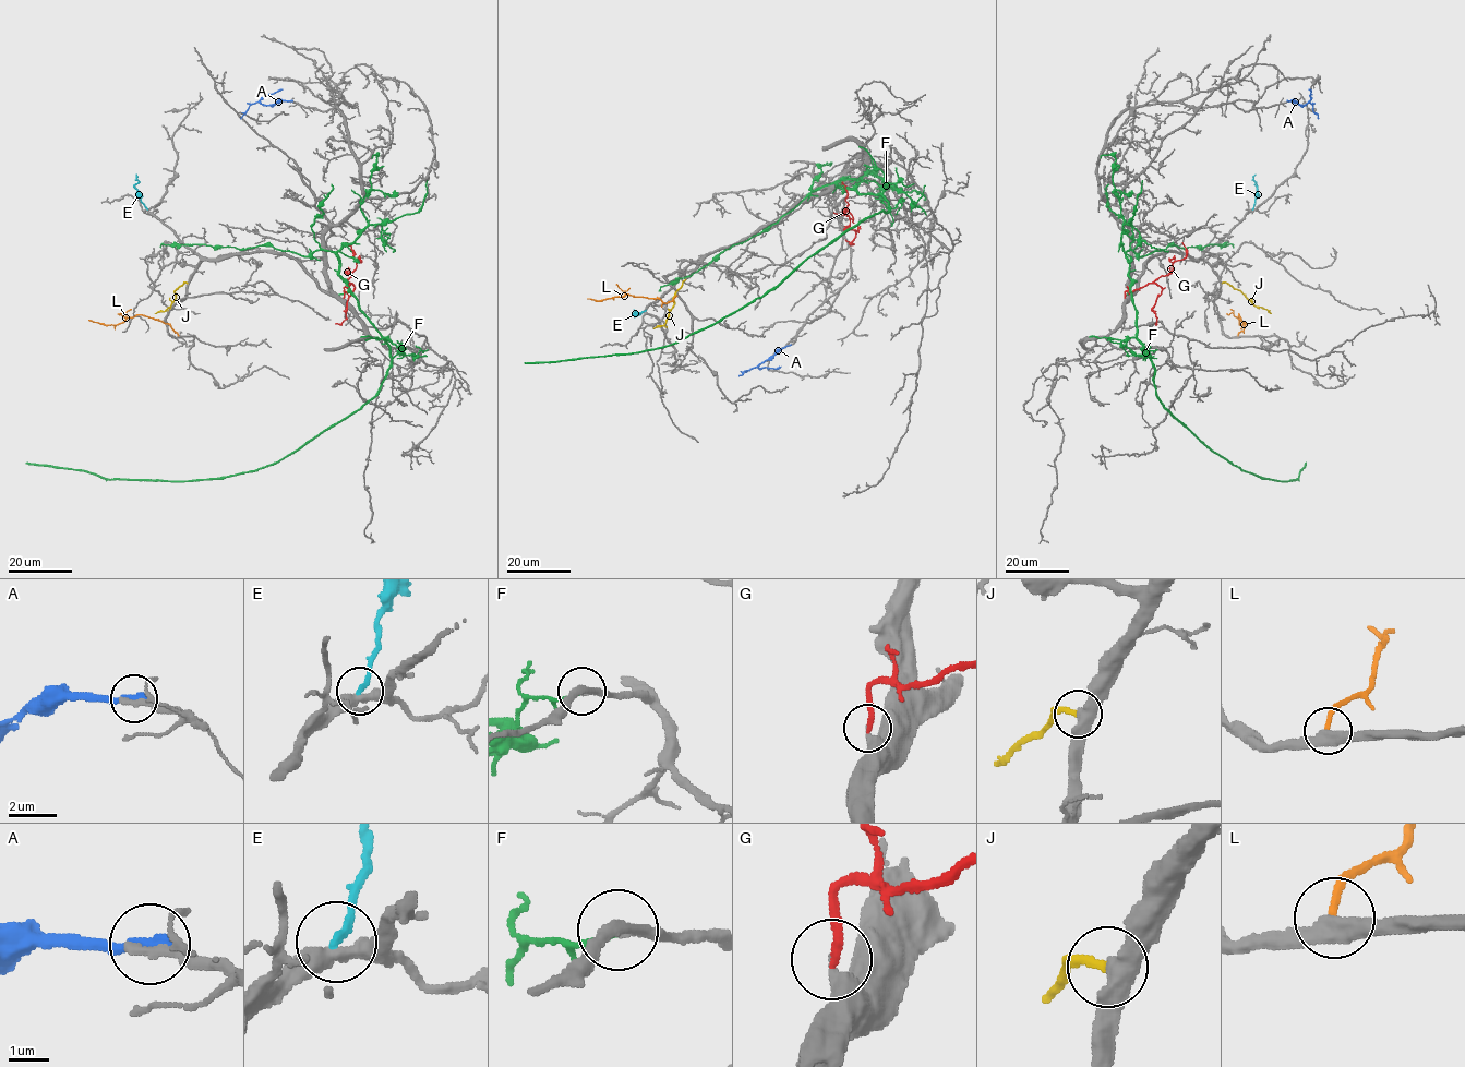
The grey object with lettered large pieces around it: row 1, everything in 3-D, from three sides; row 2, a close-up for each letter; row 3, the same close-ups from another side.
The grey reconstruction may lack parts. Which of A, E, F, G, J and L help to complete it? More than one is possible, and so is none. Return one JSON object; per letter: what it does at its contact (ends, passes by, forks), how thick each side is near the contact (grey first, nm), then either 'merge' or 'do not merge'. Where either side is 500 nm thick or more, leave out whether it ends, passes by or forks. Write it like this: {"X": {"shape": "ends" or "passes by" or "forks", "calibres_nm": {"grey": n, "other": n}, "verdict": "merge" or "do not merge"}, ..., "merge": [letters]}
{"A": {"shape": "ends", "calibres_nm": {"grey": 280, "other": 240}, "verdict": "do not merge"}, "E": {"shape": "ends", "calibres_nm": {"grey": 480, "other": 200}, "verdict": "do not merge"}, "F": {"shape": "ends", "calibres_nm": {"grey": 180, "other": 130}, "verdict": "do not merge"}, "G": {"shape": "ends", "calibres_nm": {"grey": 380, "other": 220}, "verdict": "merge"}, "J": {"shape": "ends", "calibres_nm": {"grey": 420, "other": 200}, "verdict": "merge"}, "L": {"shape": "ends", "calibres_nm": {"grey": 360, "other": 180}, "verdict": "merge"}, "merge": ["G", "J", "L"]}

